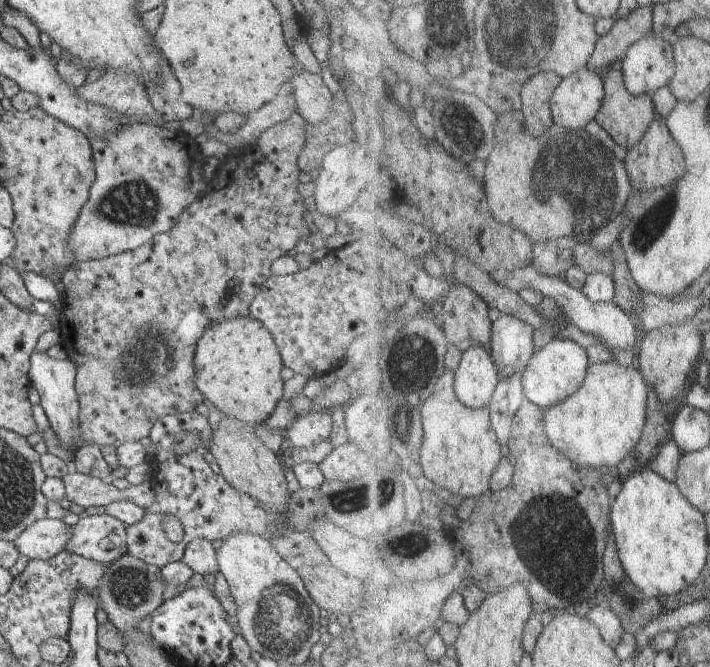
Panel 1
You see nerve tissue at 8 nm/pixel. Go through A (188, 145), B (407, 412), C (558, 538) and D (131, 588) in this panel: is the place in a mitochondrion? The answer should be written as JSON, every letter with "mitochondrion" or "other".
{"A":"other","B":"other","C":"mitochondrion","D":"mitochondrion"}

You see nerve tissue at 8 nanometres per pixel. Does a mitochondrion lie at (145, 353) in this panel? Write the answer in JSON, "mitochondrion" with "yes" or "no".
{"mitochondrion":"yes"}

